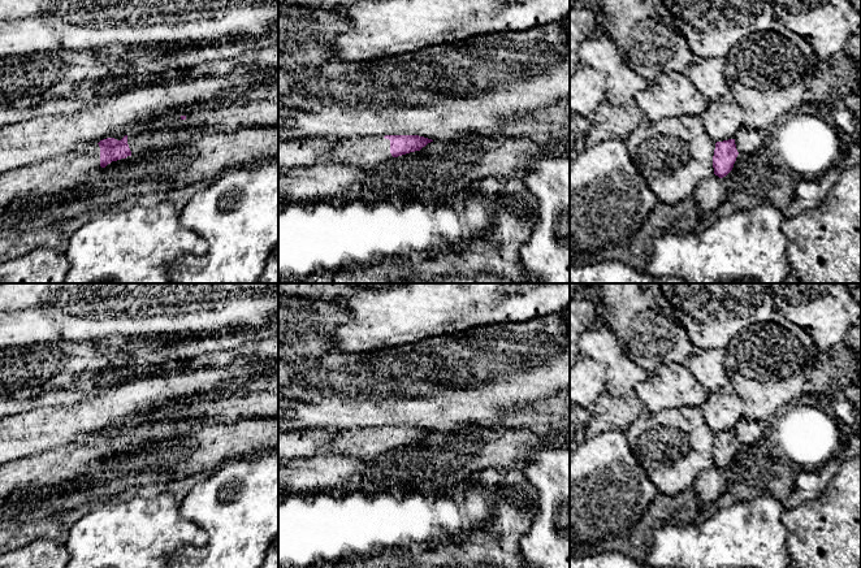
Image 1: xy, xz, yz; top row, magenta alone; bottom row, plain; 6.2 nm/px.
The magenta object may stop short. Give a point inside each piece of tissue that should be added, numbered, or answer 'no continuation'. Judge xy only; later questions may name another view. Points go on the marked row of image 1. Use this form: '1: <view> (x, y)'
1: xy (156, 139)

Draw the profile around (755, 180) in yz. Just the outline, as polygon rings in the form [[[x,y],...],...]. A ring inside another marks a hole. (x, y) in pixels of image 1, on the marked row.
[[[739,152],[732,170],[721,178],[721,182],[726,188],[727,201],[735,211],[748,211],[761,204],[769,204],[784,212],[796,198],[796,179],[775,156]]]

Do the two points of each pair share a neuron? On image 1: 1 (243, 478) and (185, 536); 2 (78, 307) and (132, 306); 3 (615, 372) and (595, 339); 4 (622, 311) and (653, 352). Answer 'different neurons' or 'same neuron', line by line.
1: different neurons
2: same neuron
3: same neuron
4: same neuron

